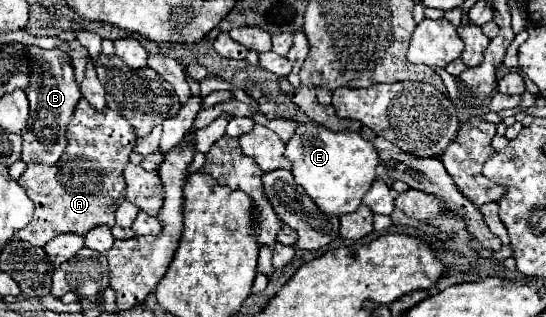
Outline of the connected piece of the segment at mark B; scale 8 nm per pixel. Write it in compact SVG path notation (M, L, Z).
M28 46L28 54L34 62L32 66L32 80L26 88L28 100L30 100L30 118L28 118L28 132L22 136L22 160L26 164L54 164L68 146L66 140L66 128L72 120L72 112L76 110L76 104L80 102L82 94L78 84L74 82L74 70L64 60L64 54L60 50L40 50L36 46Z

